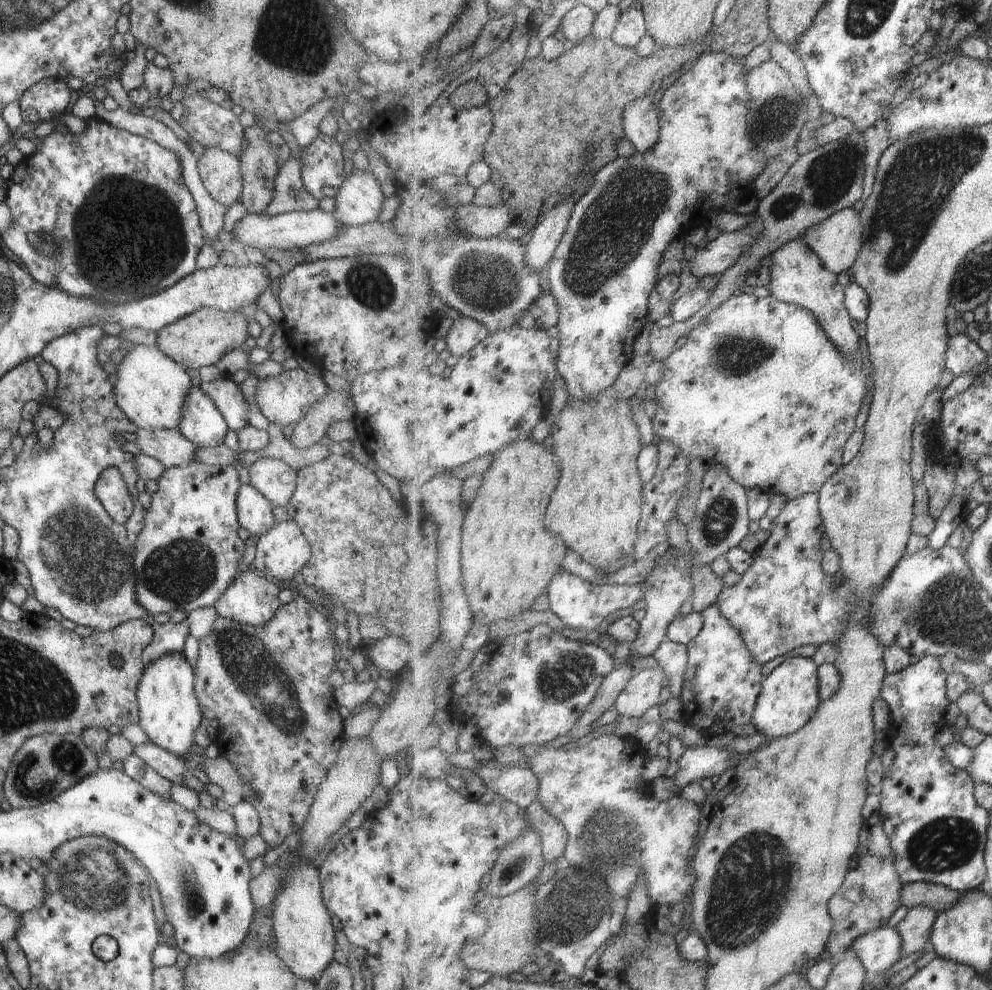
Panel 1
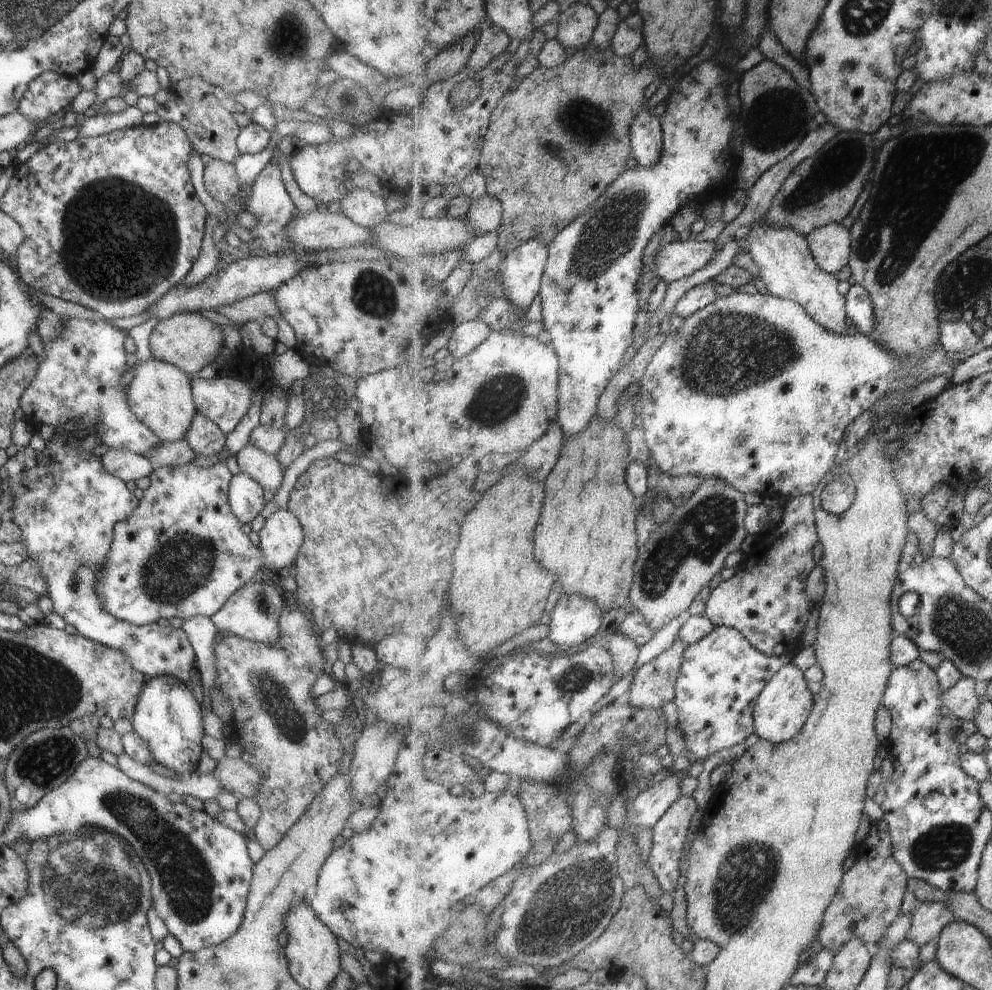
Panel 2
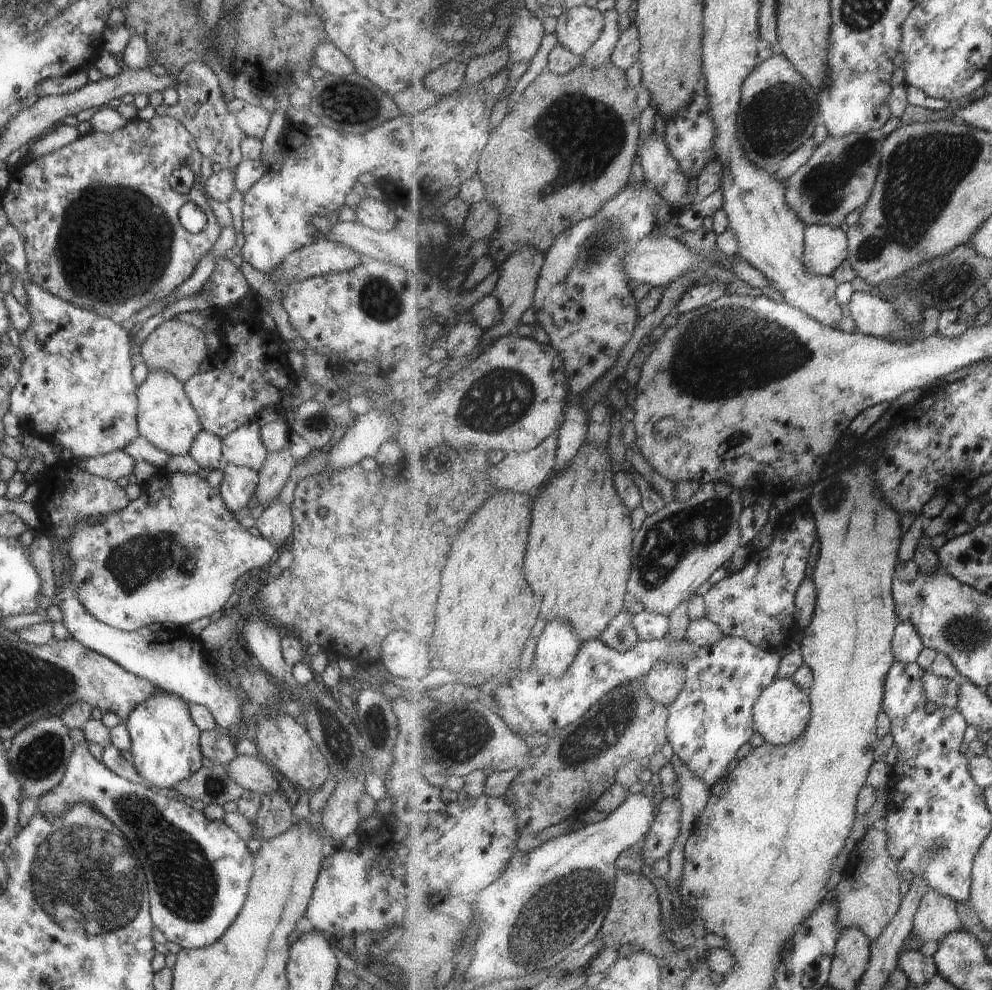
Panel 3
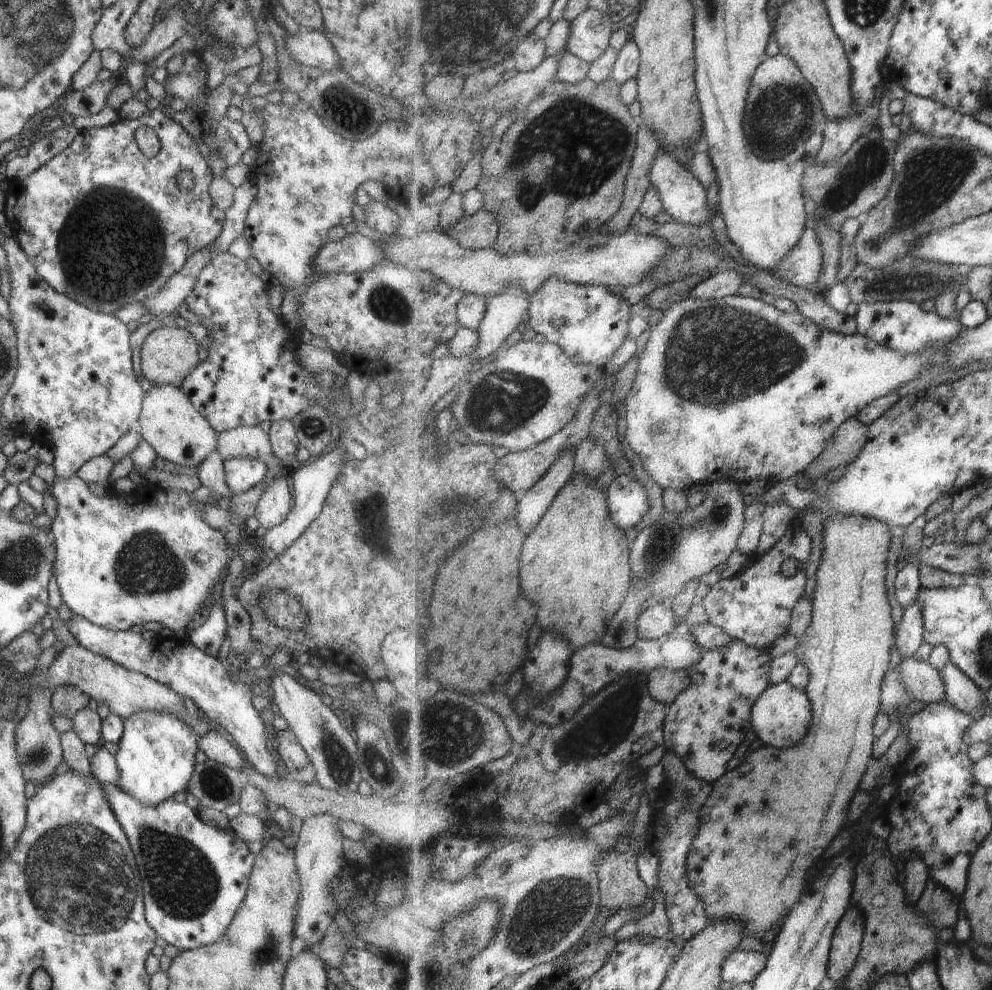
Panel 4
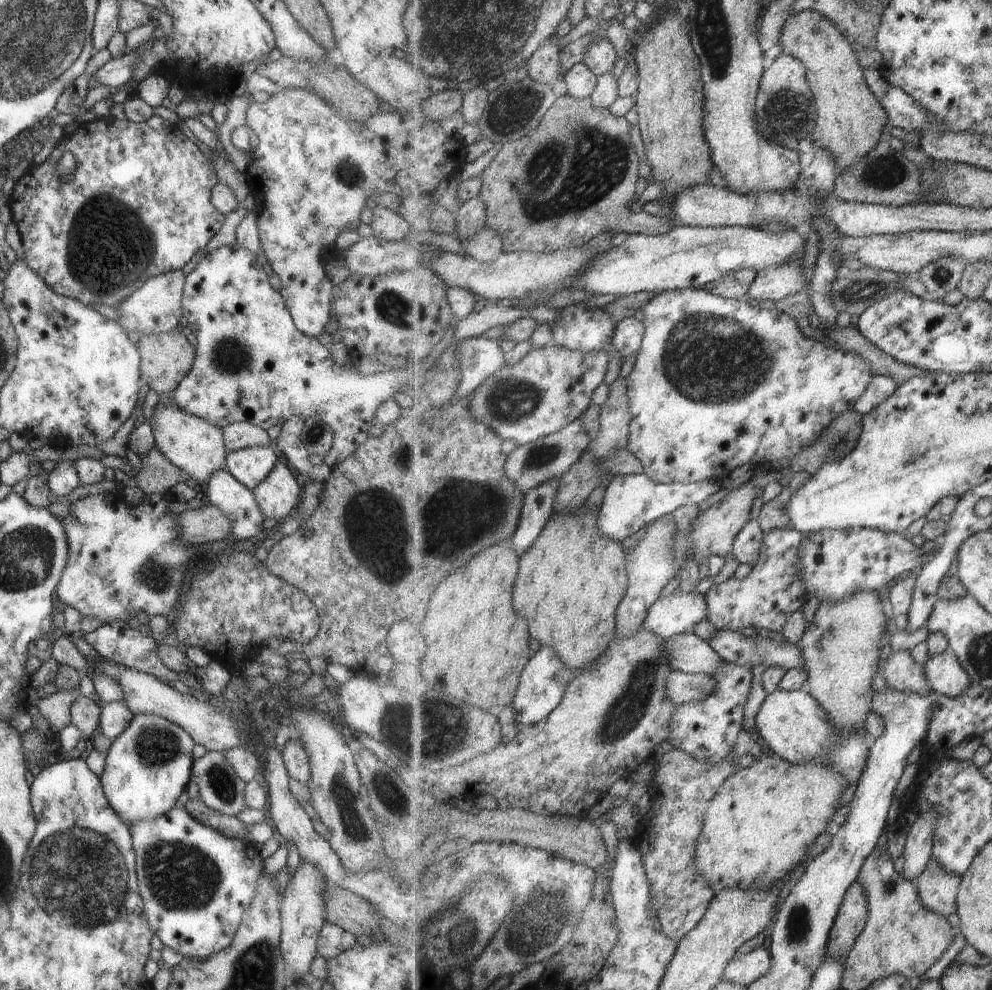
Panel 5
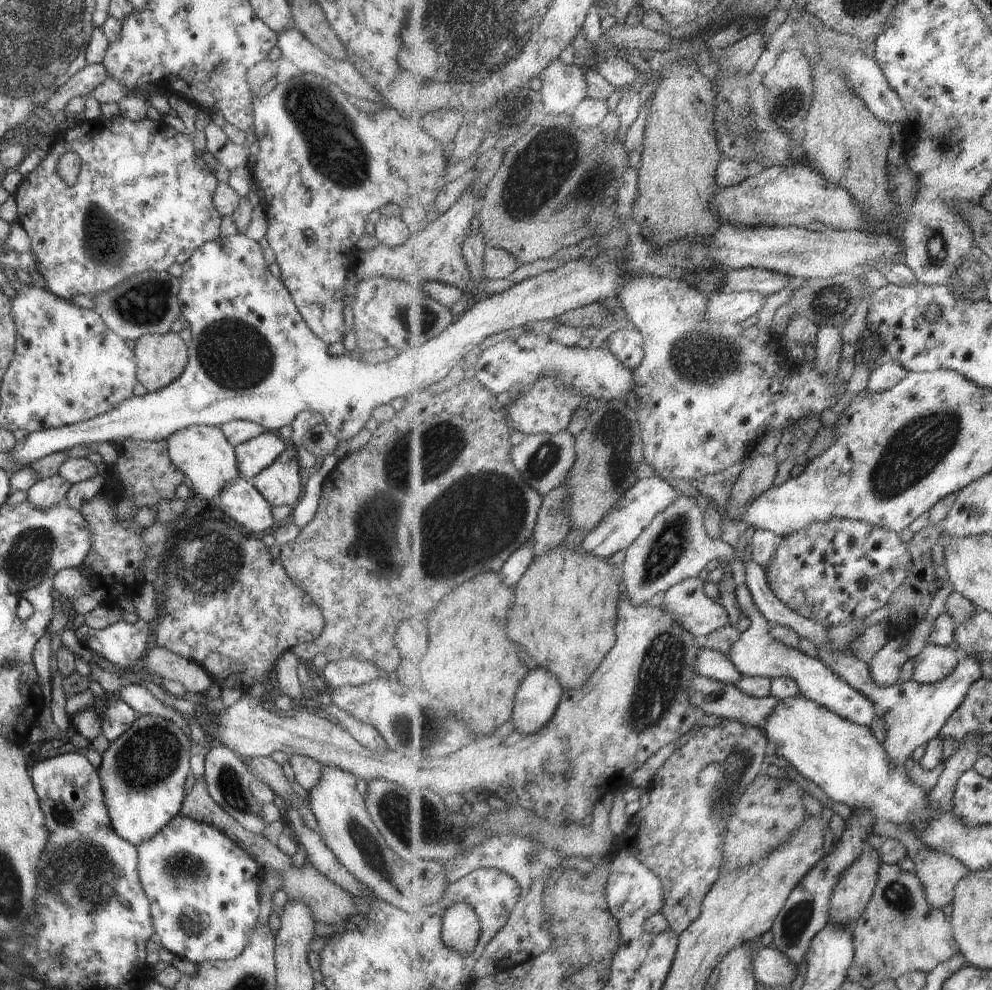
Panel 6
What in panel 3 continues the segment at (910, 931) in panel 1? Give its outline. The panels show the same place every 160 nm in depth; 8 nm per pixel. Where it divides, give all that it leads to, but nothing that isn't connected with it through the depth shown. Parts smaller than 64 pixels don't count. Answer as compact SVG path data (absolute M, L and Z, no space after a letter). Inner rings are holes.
M929 886L928 893L922 898L916 917L914 930L922 942L940 942L948 934L963 929L958 902Z

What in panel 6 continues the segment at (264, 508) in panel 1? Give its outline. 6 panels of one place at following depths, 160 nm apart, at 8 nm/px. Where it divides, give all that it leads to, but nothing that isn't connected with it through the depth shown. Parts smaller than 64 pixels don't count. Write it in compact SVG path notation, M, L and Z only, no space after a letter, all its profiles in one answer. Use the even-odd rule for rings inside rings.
M263 431L259 436L234 447L238 473L244 479L251 480L284 450L285 444L278 436Z

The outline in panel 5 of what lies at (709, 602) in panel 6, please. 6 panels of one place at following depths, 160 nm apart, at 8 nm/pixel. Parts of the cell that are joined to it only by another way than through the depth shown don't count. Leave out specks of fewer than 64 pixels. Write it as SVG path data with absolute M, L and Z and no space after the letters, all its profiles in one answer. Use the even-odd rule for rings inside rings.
M672 590L669 596L659 597L651 605L644 626L660 637L669 639L681 633L694 632L694 626L707 618L705 594Z

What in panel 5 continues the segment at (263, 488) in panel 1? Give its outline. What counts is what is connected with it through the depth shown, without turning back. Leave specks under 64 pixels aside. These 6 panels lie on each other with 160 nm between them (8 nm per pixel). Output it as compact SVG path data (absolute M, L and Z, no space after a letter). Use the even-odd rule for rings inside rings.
M243 421L226 424L221 429L227 452L257 445L267 447L271 440L266 430Z

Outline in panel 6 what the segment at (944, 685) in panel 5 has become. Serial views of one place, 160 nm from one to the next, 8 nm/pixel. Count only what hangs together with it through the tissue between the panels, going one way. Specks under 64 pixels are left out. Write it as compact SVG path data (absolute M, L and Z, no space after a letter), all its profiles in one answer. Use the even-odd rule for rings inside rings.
M929 642L915 657L912 680L923 684L942 681L955 672L962 656L958 649Z

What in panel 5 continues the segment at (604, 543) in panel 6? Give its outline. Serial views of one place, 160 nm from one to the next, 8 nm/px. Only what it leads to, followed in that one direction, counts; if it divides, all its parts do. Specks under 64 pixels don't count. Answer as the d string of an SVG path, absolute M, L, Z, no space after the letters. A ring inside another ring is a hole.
M645 473L640 475L617 475L607 484L604 499L599 509L599 524L604 535L619 542L643 530L645 524L658 520L664 515L671 516L678 508L685 505L697 505L711 498L721 490L718 479L698 483L661 484L651 480Z

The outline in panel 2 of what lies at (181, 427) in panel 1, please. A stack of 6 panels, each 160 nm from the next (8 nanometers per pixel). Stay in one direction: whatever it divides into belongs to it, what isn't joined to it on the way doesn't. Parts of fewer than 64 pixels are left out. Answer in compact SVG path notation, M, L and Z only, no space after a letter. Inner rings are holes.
M195 411L184 439L197 456L206 457L218 454L223 448L225 435L206 416Z

